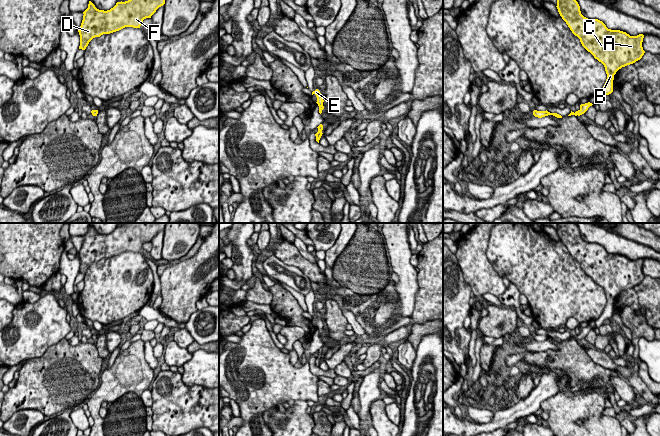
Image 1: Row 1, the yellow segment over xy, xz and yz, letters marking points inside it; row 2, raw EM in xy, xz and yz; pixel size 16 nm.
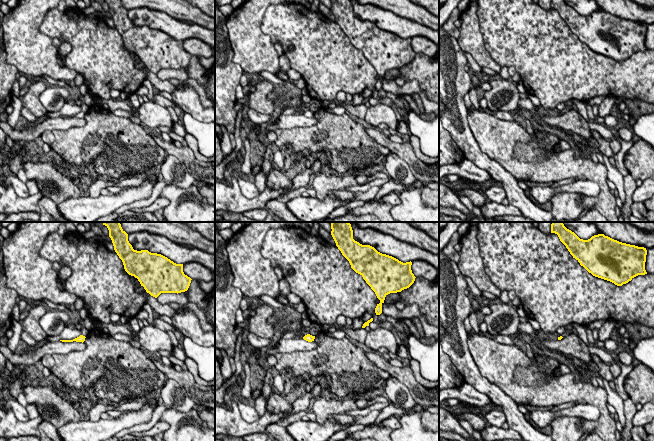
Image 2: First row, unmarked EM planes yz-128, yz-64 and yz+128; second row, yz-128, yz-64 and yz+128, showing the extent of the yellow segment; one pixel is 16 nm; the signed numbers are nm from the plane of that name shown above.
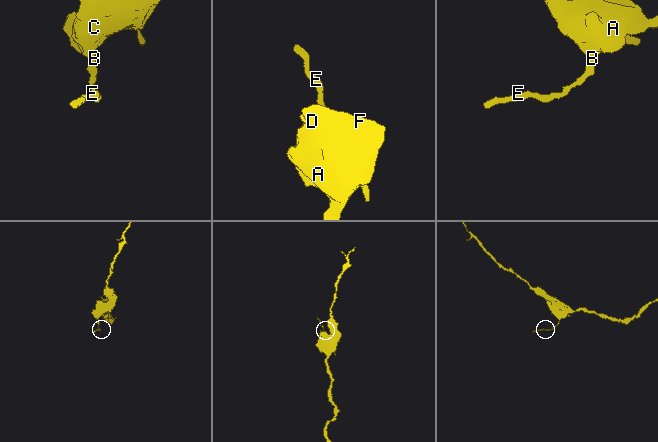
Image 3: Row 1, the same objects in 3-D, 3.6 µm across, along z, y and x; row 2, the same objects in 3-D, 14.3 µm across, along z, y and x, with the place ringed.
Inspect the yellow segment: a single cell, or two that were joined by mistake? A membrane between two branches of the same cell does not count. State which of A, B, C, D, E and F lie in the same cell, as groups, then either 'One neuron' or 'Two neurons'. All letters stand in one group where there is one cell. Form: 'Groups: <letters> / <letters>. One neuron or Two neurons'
Groups: A B C D E F. One neuron

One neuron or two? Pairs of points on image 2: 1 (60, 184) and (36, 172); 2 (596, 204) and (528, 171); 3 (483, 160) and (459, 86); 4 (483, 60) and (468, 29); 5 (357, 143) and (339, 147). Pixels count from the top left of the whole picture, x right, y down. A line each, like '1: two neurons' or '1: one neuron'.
1: one neuron
2: one neuron
3: one neuron
4: one neuron
5: one neuron

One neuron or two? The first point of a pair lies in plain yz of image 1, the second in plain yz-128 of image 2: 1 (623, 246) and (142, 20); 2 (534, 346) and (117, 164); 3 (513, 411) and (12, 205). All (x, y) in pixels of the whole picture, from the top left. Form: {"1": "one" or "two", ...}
{"1": "one", "2": "two", "3": "one"}

